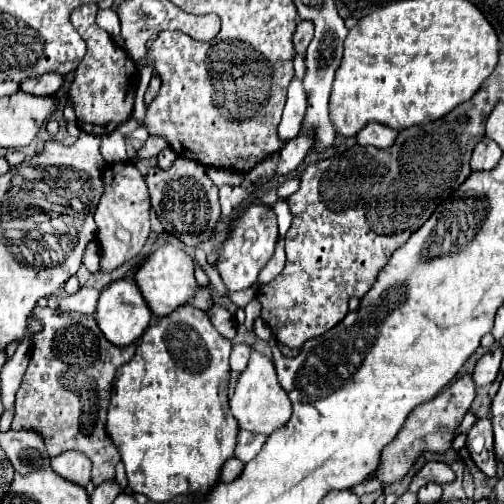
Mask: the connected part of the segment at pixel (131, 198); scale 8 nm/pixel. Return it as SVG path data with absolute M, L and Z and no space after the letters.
M114 163L104 169L106 189L96 209L96 225L98 225L98 243L100 243L100 265L104 273L114 271L122 263L134 259L148 235L150 235L150 197L148 187L144 183L142 173L134 163Z

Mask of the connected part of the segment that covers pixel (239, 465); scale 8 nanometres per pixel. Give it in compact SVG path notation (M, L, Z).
M238 459L226 461L224 467L222 467L222 481L224 481L224 483L234 481L234 477L238 477L238 475L242 473L242 469L244 469L244 463L242 463L242 461L238 461Z

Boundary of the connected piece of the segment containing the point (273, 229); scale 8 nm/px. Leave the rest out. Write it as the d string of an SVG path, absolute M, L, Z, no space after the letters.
M268 205L248 207L242 213L242 217L236 217L230 221L230 235L224 239L224 243L218 249L216 269L218 269L224 285L230 291L248 289L256 283L258 273L262 271L262 267L272 257L274 245L278 241L278 225L276 225L276 215L274 215L272 207L268 207Z

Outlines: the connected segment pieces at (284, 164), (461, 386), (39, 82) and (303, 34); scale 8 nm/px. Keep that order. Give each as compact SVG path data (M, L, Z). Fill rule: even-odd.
M296 137L284 145L280 151L280 163L278 163L278 175L288 175L292 173L300 163L302 163L302 153L308 153L308 147L312 143L312 137Z
M462 375L458 377L450 387L446 387L442 393L438 393L432 401L416 407L410 417L406 419L402 431L398 437L382 451L382 461L376 469L376 477L384 483L390 485L398 479L402 479L408 469L412 467L414 459L424 453L424 451L434 451L434 453L444 453L454 439L454 429L462 421L462 417L468 413L470 405L474 401L474 381L472 375Z
M50 73L46 77L34 77L20 83L20 91L30 95L54 95L62 87L64 77L58 77L58 73Z
M298 21L296 31L294 31L294 37L292 37L294 51L298 55L304 55L306 53L306 47L312 41L312 37L314 37L314 23L312 21Z

